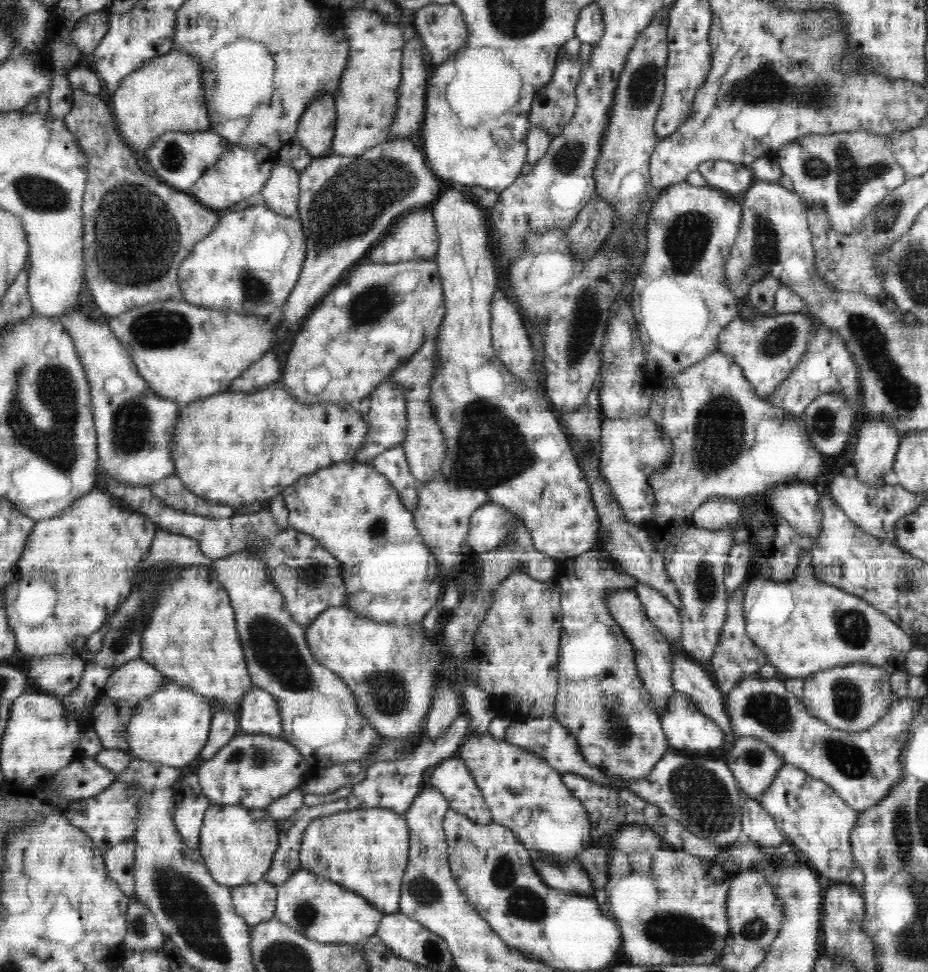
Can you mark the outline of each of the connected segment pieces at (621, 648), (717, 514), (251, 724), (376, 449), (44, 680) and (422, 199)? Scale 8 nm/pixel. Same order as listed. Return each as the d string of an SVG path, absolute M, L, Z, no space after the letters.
M591 549L588 550L588 552L579 554L573 558L570 562L570 567L565 570L564 574L558 579L558 582L561 590L561 609L563 612L563 620L561 643L559 646L558 690L553 716L562 726L564 726L564 728L567 728L573 736L576 736L575 739L579 742L580 754L582 754L587 764L594 768L603 768L603 770L606 770L603 773L607 776L607 778L609 778L609 780L611 780L611 782L613 782L613 784L616 784L618 780L621 780L621 782L636 782L636 780L642 780L642 778L646 778L646 776L652 772L652 768L654 768L656 762L658 762L660 758L666 754L666 752L670 749L670 746L664 731L660 727L659 714L650 705L649 692L643 687L642 681L638 677L638 669L636 669L633 646L627 641L627 638L624 636L620 626L618 626L612 616L608 614L608 609L605 605L605 598L610 591L634 588L637 584L637 580L633 576L621 571L616 561L604 550Z
M712 498L703 502L694 512L692 524L706 530L724 530L734 526L742 516L742 506L729 498Z
M252 687L244 694L236 713L241 733L281 735L282 719L277 697L260 687Z
M387 377L372 391L367 398L360 399L356 404L358 413L362 415L362 419L368 425L368 434L362 446L356 451L354 456L355 463L363 463L369 465L374 458L383 454L384 450L392 448L404 441L406 438L406 430L408 430L408 421L406 421L406 404L404 397L404 386L396 384L391 378Z
M79 656L32 657L27 677L31 678L39 692L61 698L76 690L85 672L85 666L85 662Z
M408 137L392 138L373 146L360 156L340 156L331 153L313 157L310 164L299 172L299 221L306 239L306 256L298 280L282 306L277 328L282 331L292 328L308 312L312 311L325 296L349 274L360 260L376 246L378 240L388 232L388 226L402 217L408 210L431 208L438 200L442 188L438 177L428 166L424 151L418 150Z

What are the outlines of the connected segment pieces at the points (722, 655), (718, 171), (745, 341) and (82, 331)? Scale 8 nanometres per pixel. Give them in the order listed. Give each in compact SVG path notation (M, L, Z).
M744 585L741 588L731 591L728 598L727 619L720 631L717 647L710 658L710 670L714 676L715 684L719 691L726 696L730 690L749 676L758 673L766 662L766 655L753 644L748 638L745 629L744 617L742 614L742 603L744 602Z
M708 160L697 168L705 178L704 183L732 198L741 198L756 180L750 166L736 162Z
M780 313L756 316L752 319L736 317L718 336L718 347L738 366L750 382L758 397L770 397L776 388L788 378L791 370L805 353L807 342L813 333L816 319L807 313Z
M80 309L66 311L58 319L74 341L91 388L99 482L109 478L128 486L148 487L157 480L174 475L172 431L184 406L152 393L128 351L124 350L108 325L90 319Z

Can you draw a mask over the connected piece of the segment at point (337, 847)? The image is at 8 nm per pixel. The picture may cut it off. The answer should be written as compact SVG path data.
M365 808L315 818L301 840L301 868L364 897L384 914L399 912L410 838L403 816L388 808Z

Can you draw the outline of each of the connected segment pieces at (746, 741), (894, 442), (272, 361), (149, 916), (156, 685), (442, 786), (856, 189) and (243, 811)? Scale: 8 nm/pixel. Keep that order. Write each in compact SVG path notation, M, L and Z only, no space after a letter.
M740 736L735 740L725 763L742 793L754 799L761 798L780 767L786 765L767 744L751 736Z
M865 419L856 432L852 461L857 479L872 487L876 480L886 477L893 470L900 442L894 427Z
M268 350L244 370L238 378L235 378L226 391L253 394L260 388L280 380L281 374L282 366L278 361L278 355L272 350Z
M132 899L128 906L124 949L134 952L162 951L166 939L154 914L142 903Z
M141 658L130 660L130 662L126 662L124 666L120 667L108 677L104 686L104 693L106 694L106 698L110 699L118 707L119 714L122 717L129 717L138 701L156 692L168 679Z
M457 756L436 764L430 776L430 785L437 788L448 800L448 806L465 814L472 822L484 825L493 822L490 809L468 767Z
M859 130L827 135L813 134L796 138L786 146L780 147L772 155L794 185L795 194L809 207L821 204L832 230L842 234L856 234L862 230L864 218L880 205L892 190L904 184L909 177L894 158L887 139L868 131Z
M216 804L205 812L197 848L218 885L238 887L265 880L278 845L277 823L267 809Z

